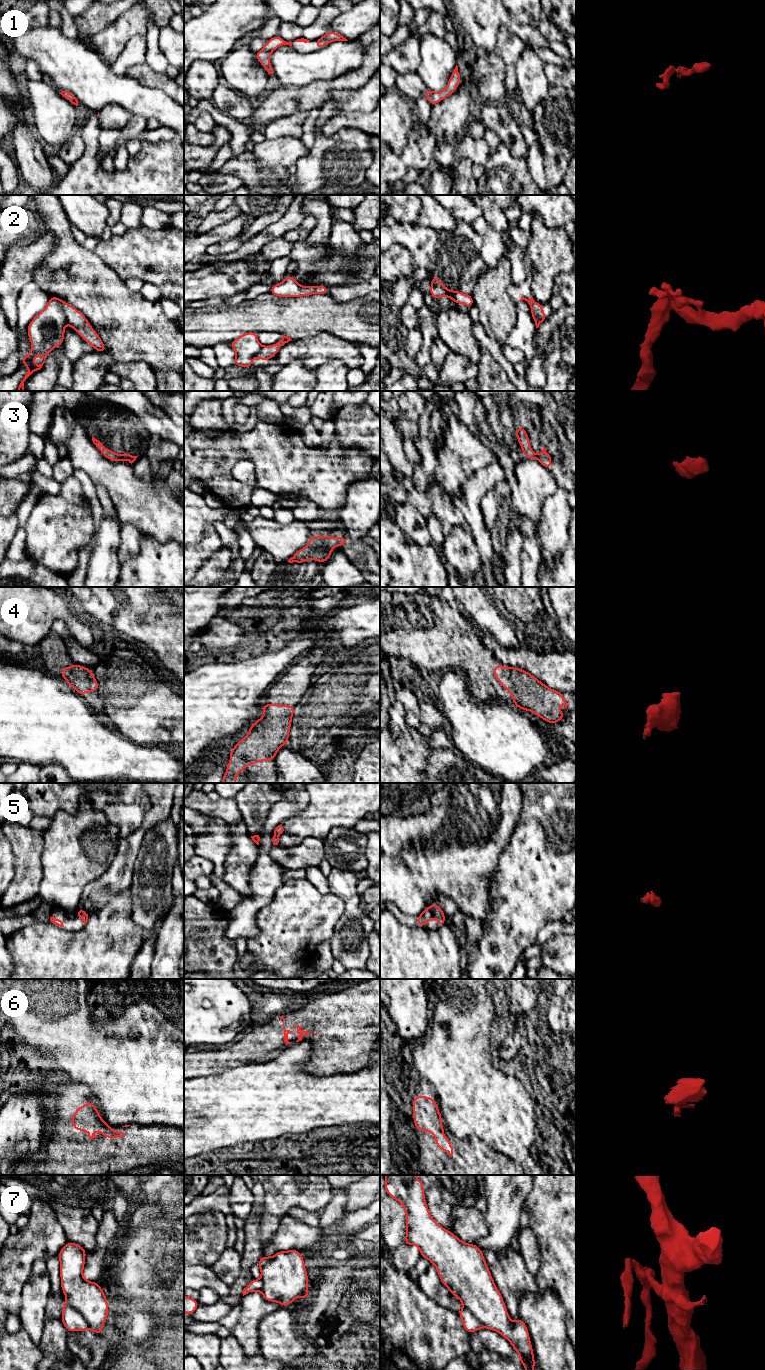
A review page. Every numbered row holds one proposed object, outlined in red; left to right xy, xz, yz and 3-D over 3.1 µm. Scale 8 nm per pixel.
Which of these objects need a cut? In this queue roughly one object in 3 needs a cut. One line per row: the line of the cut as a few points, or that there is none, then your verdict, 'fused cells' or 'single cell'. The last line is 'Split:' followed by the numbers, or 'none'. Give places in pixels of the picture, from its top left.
1: cut none; single cell
2: cut xy (63, 302), (62, 309), (67, 322); fused cells
3: cut none; single cell
4: cut none; single cell
5: cut none; single cell
6: cut none; single cell
7: cut xy (65, 1303), (83, 1317), (89, 1328); fused cells
Split: 2, 7

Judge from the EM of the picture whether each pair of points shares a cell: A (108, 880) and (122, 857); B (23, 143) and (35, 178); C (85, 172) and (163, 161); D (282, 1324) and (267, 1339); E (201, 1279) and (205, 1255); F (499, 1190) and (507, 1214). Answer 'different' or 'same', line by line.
A: same
B: same
C: same
D: same
E: different
F: same

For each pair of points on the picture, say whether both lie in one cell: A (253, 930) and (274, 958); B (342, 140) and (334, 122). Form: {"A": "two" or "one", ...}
{"A": "two", "B": "two"}

